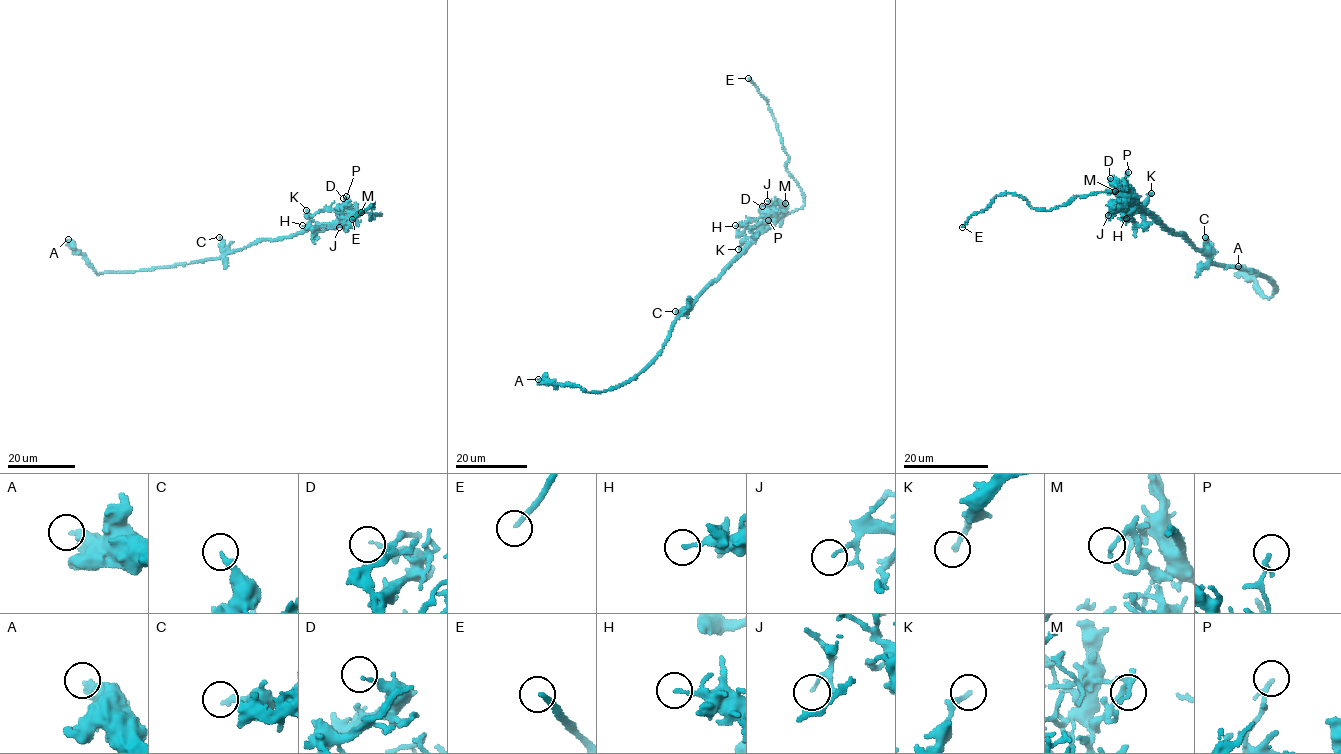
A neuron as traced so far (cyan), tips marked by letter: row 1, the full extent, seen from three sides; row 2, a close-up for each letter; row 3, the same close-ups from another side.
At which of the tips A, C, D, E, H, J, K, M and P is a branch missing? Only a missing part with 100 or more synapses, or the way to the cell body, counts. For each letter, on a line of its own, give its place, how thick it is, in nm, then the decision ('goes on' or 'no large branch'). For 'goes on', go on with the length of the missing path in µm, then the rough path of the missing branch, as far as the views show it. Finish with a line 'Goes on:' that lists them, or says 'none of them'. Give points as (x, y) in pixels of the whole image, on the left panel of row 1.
A: place (68, 239); calibre 400 nm; no large branch
C: place (219, 237); calibre 240 nm; no large branch
D: place (343, 198); calibre 130 nm; no large branch
E: place (352, 219); calibre 200 nm; goes on; missing 20 µm; course (352, 219), (331, 224), (321, 222)
H: place (302, 225); calibre 150 nm; no large branch
J: place (339, 227); calibre 120 nm; no large branch
K: place (306, 210); calibre 200 nm; no large branch
M: place (361, 212); calibre 180 nm; no large branch
P: place (346, 196); calibre 190 nm; no large branch
Goes on: E

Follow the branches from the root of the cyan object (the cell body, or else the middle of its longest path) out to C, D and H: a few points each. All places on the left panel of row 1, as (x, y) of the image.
C: (282, 238), (255, 241), (228, 252), (219, 237)
D: (282, 238), (330, 225), (347, 202), (343, 198)
H: (282, 238), (314, 227), (334, 227), (311, 229), (302, 225)

